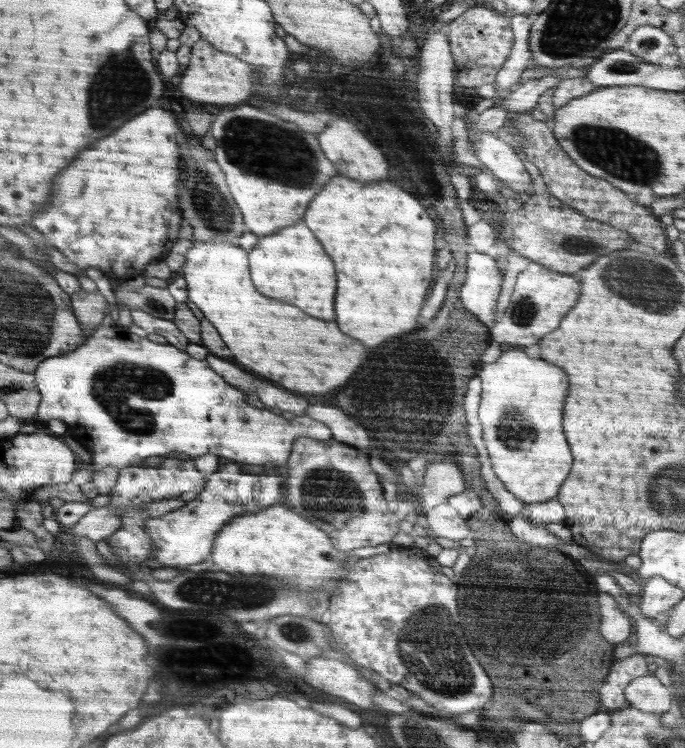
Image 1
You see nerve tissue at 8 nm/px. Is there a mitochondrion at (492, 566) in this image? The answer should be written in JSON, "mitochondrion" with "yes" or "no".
{"mitochondrion":"yes"}

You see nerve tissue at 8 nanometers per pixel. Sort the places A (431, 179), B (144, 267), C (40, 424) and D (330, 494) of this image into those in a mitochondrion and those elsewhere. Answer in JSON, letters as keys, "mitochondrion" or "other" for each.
{"A":"mitochondrion","B":"other","C":"other","D":"mitochondrion"}

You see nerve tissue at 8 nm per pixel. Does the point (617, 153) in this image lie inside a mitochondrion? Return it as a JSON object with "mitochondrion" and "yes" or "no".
{"mitochondrion":"yes"}

